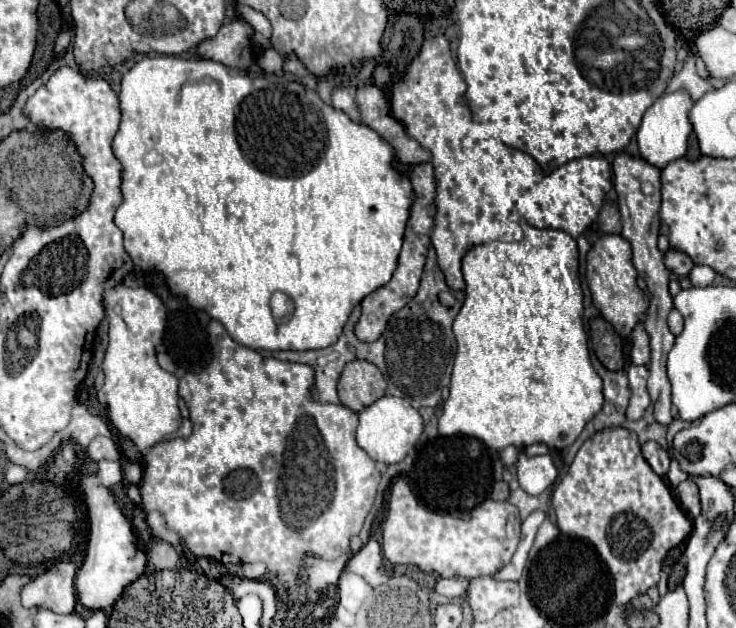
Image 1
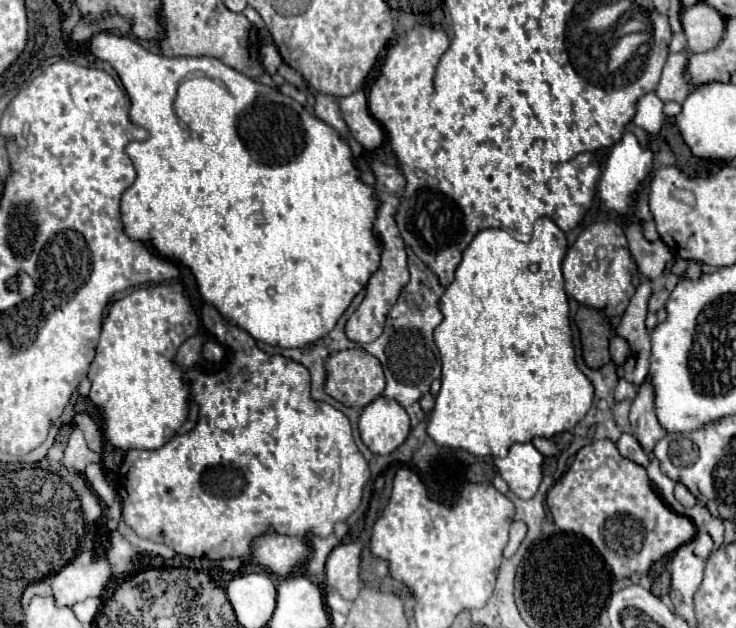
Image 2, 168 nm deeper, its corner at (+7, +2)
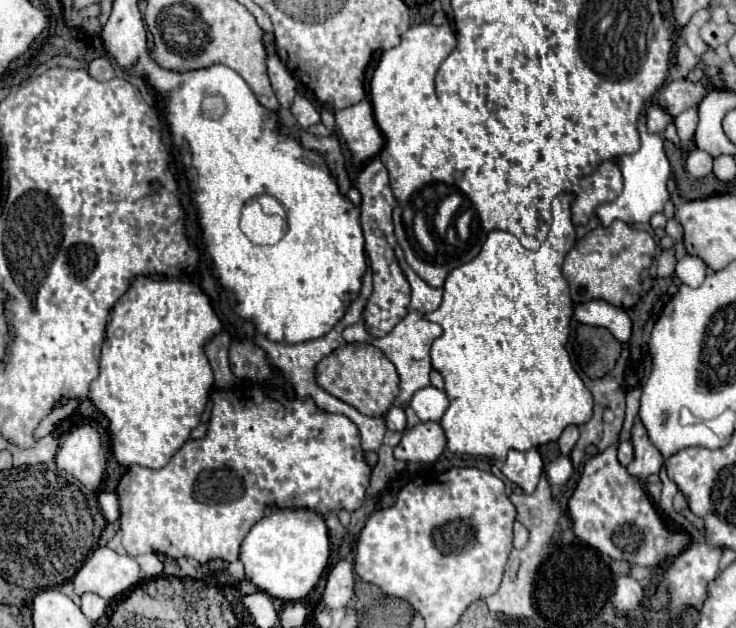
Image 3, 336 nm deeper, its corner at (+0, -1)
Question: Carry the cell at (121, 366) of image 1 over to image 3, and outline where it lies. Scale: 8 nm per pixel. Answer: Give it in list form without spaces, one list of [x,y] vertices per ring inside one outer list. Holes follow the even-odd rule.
[[[134,276],[128,290],[122,294],[122,298],[114,304],[112,308],[112,314],[110,314],[110,324],[106,326],[106,338],[104,338],[104,344],[102,344],[102,356],[100,356],[100,374],[98,378],[90,384],[90,400],[92,404],[102,412],[106,414],[106,418],[109,420],[108,431],[112,442],[112,452],[118,464],[122,466],[144,466],[144,468],[152,468],[152,470],[160,470],[164,468],[170,458],[174,456],[176,450],[182,448],[182,444],[190,438],[190,432],[198,426],[200,422],[200,414],[204,412],[204,404],[206,404],[206,398],[209,398],[210,390],[214,386],[214,374],[212,374],[212,368],[210,368],[210,362],[206,358],[206,352],[204,352],[204,346],[222,330],[222,322],[220,318],[216,316],[212,304],[210,304],[210,298],[200,290],[200,286],[185,282],[178,279],[160,279],[152,280],[148,276]]]

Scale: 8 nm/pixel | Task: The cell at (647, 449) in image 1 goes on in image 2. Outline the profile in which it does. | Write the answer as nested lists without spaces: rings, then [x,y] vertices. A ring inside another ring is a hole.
[[[621,435],[619,441],[617,441],[617,447],[619,447],[623,457],[627,457],[627,459],[643,465],[643,467],[649,465],[649,457],[647,457],[645,449],[641,447],[641,443],[637,441],[635,435]]]

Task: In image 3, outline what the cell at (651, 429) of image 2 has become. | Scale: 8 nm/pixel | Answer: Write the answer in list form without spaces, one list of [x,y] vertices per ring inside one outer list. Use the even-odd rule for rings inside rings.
[[[636,420],[632,428],[632,444],[634,444],[634,460],[626,466],[626,470],[632,478],[644,484],[648,476],[660,470],[664,458],[660,458],[660,454],[656,454],[656,448],[648,442],[648,434],[644,434],[644,426],[640,426],[640,420]]]

